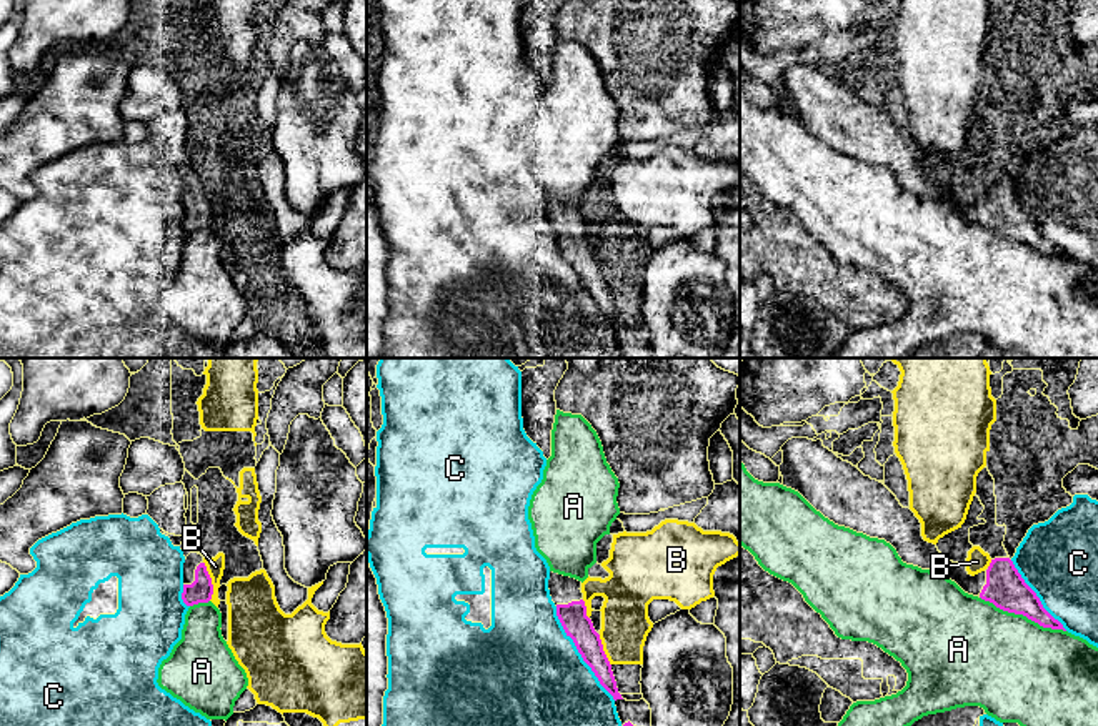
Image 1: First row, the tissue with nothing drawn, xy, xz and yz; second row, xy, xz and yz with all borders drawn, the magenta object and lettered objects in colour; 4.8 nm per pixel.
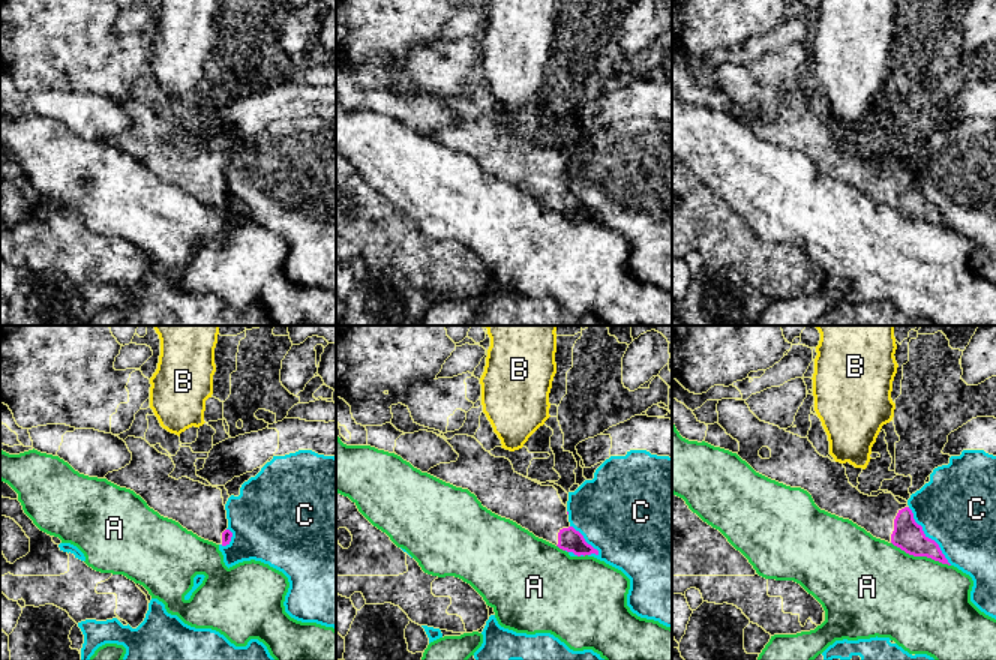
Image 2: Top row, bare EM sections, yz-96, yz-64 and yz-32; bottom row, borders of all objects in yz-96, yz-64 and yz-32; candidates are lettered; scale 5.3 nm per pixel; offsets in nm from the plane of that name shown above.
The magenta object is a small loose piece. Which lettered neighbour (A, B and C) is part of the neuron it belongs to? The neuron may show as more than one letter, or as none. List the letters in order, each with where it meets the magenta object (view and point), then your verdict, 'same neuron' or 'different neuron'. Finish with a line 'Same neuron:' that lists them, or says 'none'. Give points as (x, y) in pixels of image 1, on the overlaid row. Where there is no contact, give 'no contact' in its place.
A: contact yz (1023, 615); different neuron
B: contact xy (210, 581); different neuron
C: contact xz (578, 651); different neuron
Same neuron: none

